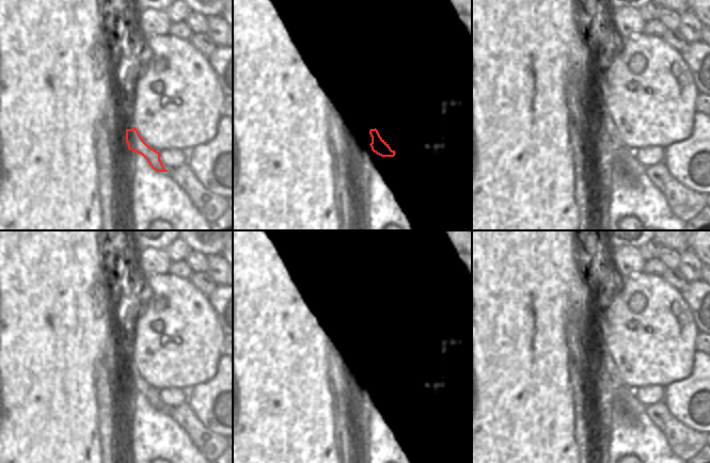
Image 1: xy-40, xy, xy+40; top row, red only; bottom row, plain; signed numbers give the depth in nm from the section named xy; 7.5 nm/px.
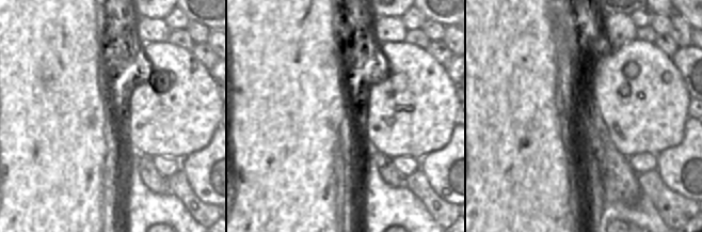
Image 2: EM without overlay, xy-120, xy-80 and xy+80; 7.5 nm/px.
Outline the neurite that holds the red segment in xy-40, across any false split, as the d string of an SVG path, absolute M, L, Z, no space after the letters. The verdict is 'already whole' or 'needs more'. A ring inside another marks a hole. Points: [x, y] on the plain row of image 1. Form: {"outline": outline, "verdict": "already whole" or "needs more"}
{"outline": "M136 366L126 368L126 382L128 388L142 394L153 409L157 411L168 411L160 399L160 392L143 380Z", "verdict": "already whole"}

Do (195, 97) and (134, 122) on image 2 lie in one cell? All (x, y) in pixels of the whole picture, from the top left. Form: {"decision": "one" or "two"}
{"decision": "one"}

